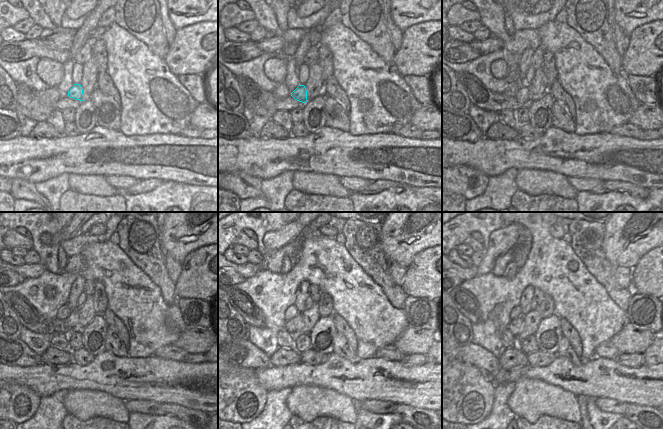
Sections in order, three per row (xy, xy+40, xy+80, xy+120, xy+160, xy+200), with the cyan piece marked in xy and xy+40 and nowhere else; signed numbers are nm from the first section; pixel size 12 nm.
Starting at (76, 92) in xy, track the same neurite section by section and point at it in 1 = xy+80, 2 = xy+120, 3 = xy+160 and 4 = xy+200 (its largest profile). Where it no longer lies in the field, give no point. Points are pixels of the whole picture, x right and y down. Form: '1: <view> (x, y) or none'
1: xy+80 (521, 96)
2: xy+120 (72, 321)
3: xy+160 (294, 326)
4: xy+200 (516, 325)

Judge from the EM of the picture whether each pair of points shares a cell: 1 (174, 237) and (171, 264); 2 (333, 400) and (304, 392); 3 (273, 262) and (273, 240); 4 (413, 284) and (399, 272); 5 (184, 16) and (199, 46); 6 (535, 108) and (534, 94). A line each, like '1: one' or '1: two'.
1: two
2: one
3: two
4: two
5: two
6: two

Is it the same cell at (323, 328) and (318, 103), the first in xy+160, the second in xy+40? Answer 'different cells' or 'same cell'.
same cell

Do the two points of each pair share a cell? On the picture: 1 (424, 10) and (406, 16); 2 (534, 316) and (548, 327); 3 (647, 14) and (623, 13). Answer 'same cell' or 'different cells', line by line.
1: same cell
2: different cells
3: same cell

